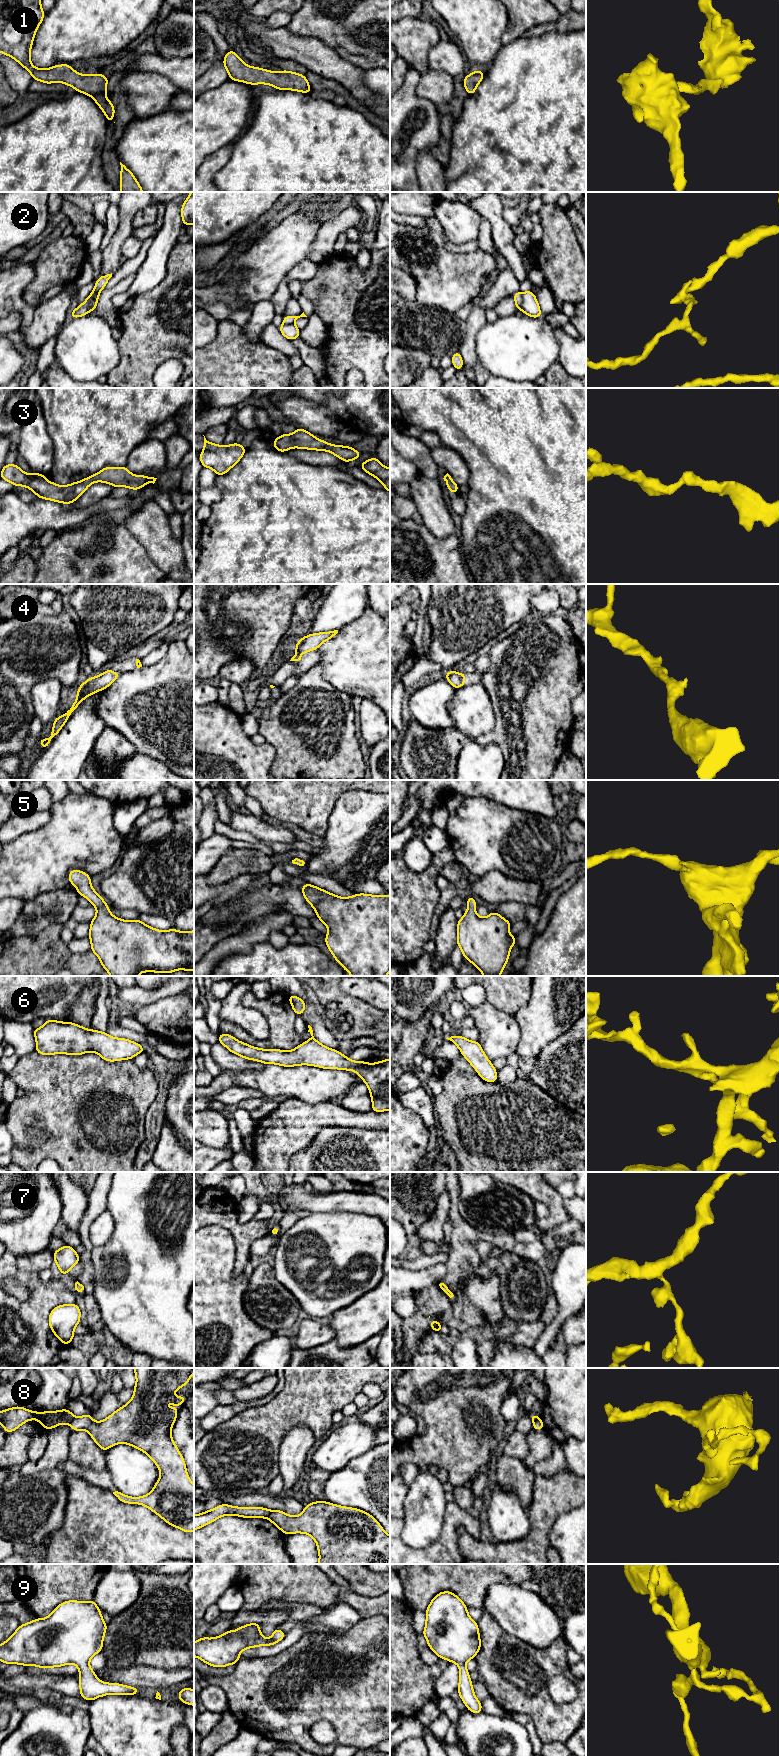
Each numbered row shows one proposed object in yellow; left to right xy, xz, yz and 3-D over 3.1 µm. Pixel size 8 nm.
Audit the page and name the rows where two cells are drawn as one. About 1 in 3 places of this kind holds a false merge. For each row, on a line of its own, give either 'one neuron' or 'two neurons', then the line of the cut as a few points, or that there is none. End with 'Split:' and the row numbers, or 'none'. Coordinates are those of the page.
1: one neuron | no cut
2: two neurons | yz (522, 293), (522, 306), (520, 309)
3: one neuron | no cut
4: one neuron | no cut
5: one neuron | no cut
6: one neuron | no cut
7: one neuron | no cut
8: two neurons | xy (74, 1417), (70, 1424)
9: one neuron | no cut
Split: 2, 8

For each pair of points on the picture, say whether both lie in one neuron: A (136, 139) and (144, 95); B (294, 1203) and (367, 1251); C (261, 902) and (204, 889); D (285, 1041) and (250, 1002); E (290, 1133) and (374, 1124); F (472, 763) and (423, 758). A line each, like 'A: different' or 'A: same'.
A: different
B: different
C: different
D: same
E: same
F: different

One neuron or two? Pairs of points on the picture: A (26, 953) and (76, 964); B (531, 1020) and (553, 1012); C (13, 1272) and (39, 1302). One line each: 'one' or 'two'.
A: one
B: one
C: one

